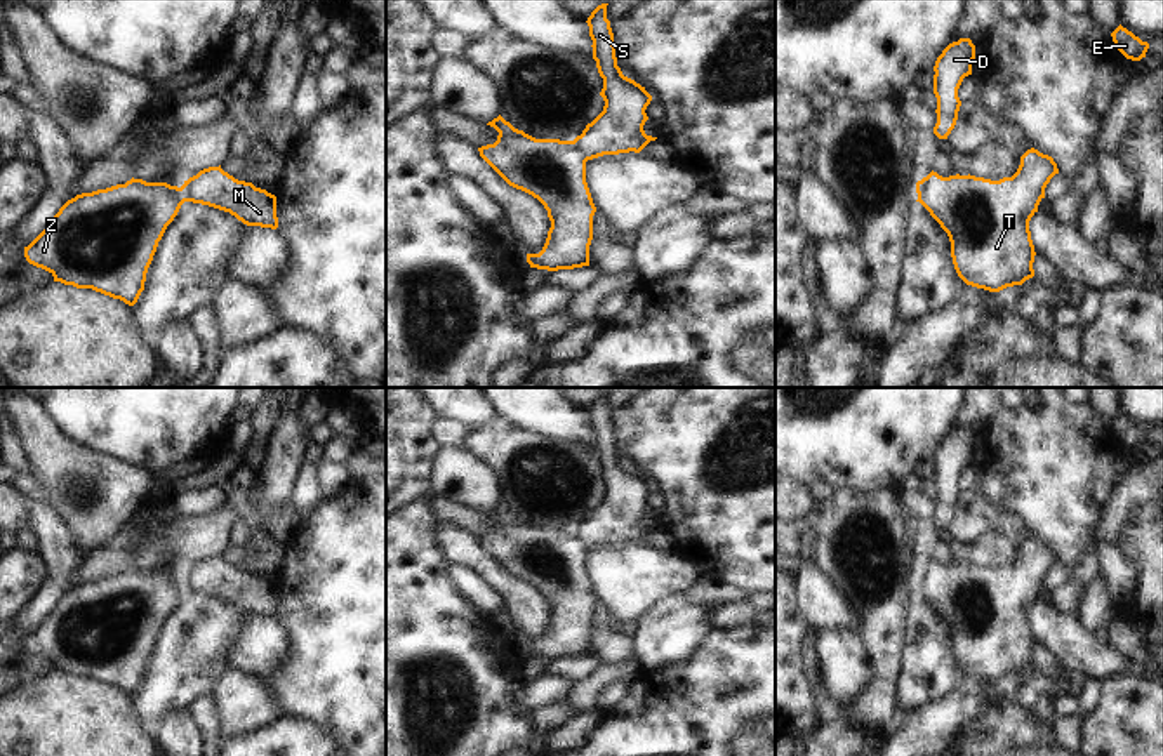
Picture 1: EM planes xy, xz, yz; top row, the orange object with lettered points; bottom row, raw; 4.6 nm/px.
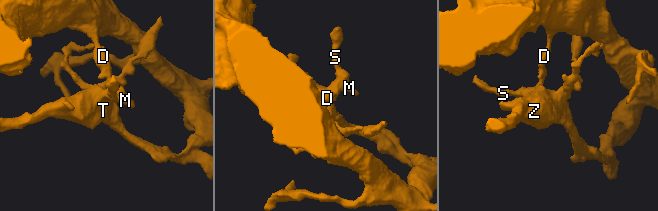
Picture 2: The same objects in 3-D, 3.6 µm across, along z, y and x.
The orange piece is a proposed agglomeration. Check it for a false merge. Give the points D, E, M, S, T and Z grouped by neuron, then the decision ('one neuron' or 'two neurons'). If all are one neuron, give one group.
groups D M S / E T Z; two neurons

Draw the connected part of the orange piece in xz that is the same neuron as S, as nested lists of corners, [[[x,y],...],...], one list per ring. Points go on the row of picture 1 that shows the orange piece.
[[[598,5],[586,21],[593,40],[593,59],[603,78],[600,96],[605,101],[603,111],[574,139],[586,162],[603,155],[640,153],[657,139],[643,130],[648,120],[645,109],[652,96],[645,87],[624,76],[617,66],[607,5]]]

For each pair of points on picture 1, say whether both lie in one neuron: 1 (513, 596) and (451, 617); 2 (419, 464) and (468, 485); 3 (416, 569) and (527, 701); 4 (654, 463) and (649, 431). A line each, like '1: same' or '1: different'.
1: different
2: different
3: different
4: same

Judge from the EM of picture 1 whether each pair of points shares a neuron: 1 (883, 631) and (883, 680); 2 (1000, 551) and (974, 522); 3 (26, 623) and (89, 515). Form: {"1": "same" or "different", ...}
{"1": "same", "2": "different", "3": "different"}

